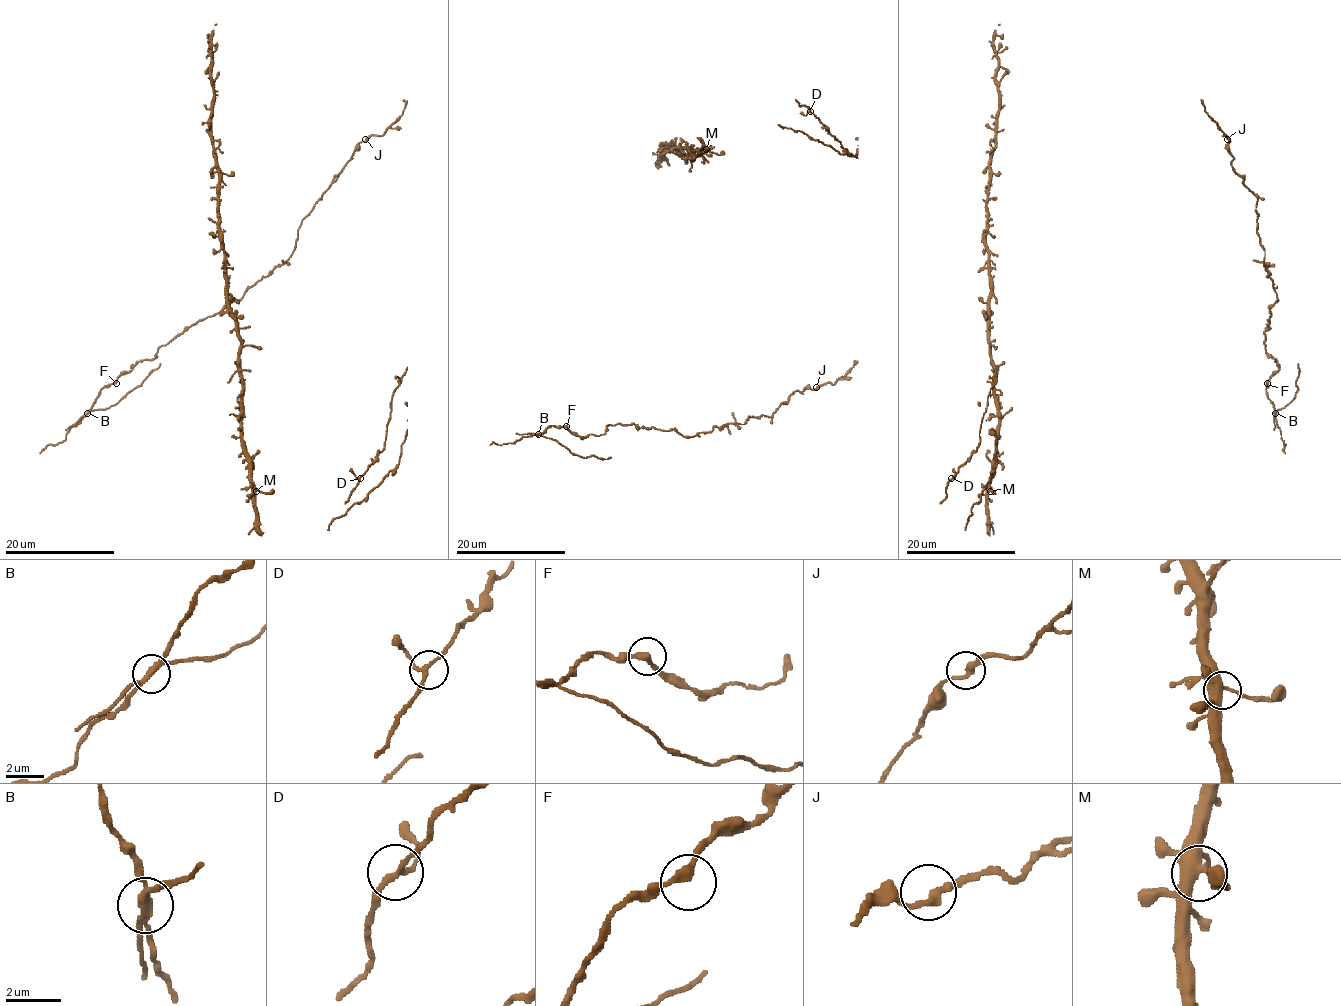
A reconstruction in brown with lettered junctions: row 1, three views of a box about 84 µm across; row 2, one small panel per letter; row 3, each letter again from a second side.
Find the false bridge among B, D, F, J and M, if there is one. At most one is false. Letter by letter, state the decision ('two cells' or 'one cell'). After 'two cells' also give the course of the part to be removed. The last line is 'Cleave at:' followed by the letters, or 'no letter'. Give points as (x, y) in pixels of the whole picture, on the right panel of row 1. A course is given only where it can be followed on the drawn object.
B: two cells; foreign part runs (1275, 414), (1297, 392), (1298, 363)
D: one cell
F: one cell
J: one cell
M: one cell
Cleave at: B

